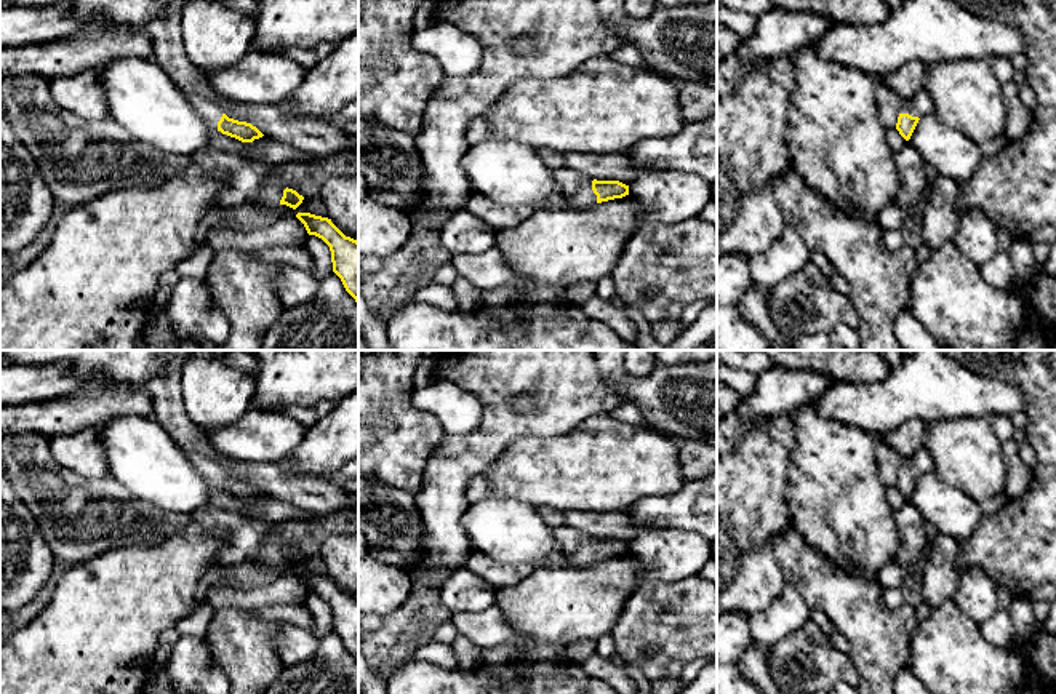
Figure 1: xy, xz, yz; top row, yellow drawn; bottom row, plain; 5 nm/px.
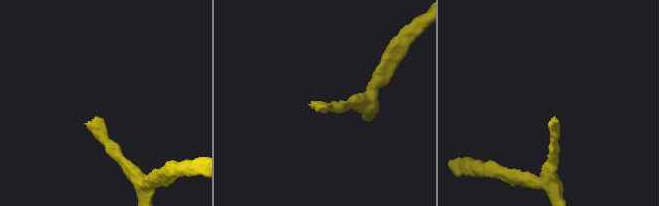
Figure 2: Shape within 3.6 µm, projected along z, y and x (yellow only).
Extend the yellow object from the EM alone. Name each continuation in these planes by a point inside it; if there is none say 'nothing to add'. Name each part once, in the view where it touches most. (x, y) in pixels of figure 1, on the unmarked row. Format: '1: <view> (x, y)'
1: xz (578, 550)

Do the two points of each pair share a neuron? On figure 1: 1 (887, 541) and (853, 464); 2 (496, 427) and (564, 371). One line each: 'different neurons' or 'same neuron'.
1: same neuron
2: same neuron

